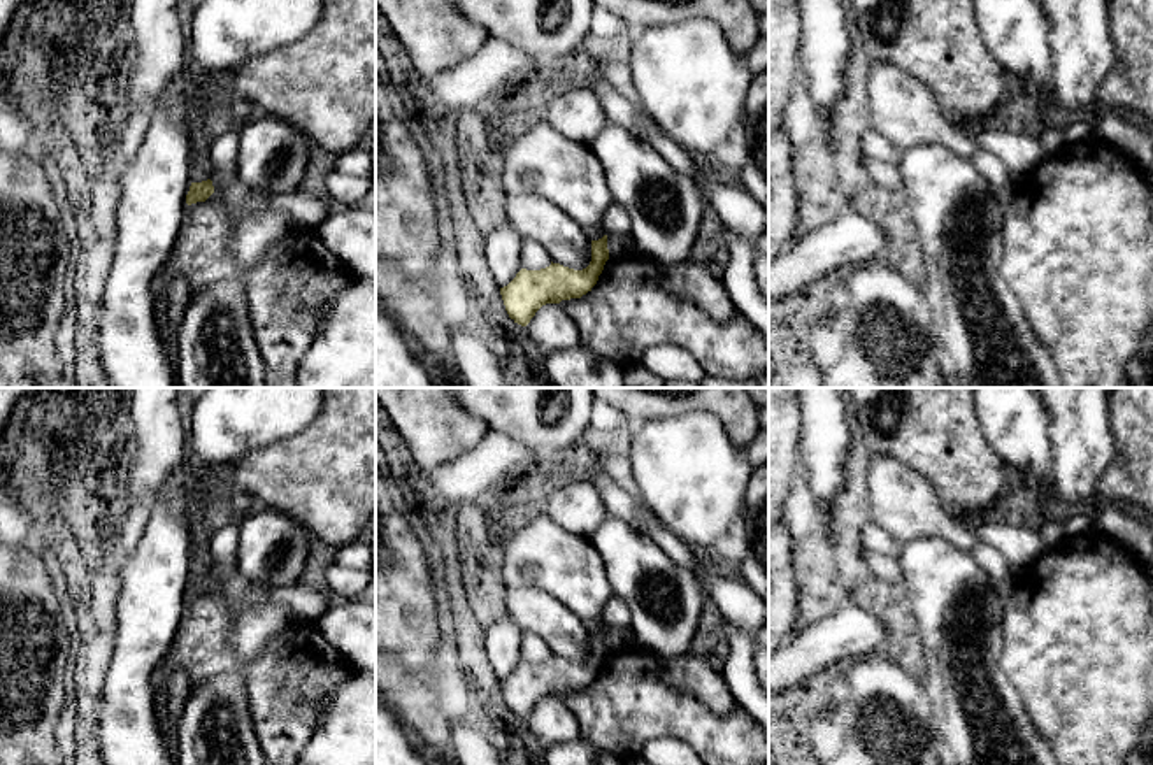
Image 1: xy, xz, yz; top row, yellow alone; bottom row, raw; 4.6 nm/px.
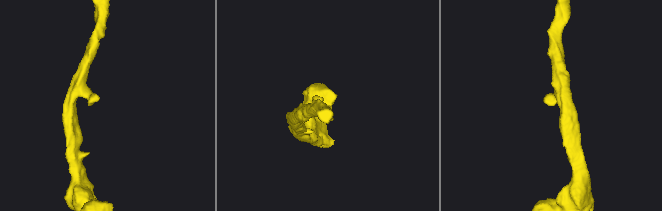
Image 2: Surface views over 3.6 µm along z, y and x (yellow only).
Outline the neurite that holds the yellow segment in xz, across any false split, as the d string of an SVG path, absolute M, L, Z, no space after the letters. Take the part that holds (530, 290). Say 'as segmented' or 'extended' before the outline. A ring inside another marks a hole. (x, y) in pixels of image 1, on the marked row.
as segmented; M604 235L591 240L591 261L583 270L553 261L541 270L521 268L507 286L500 288L509 318L526 326L542 305L581 298L597 284L607 260L607 235Z

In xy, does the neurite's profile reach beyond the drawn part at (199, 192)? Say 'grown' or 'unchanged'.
unchanged

